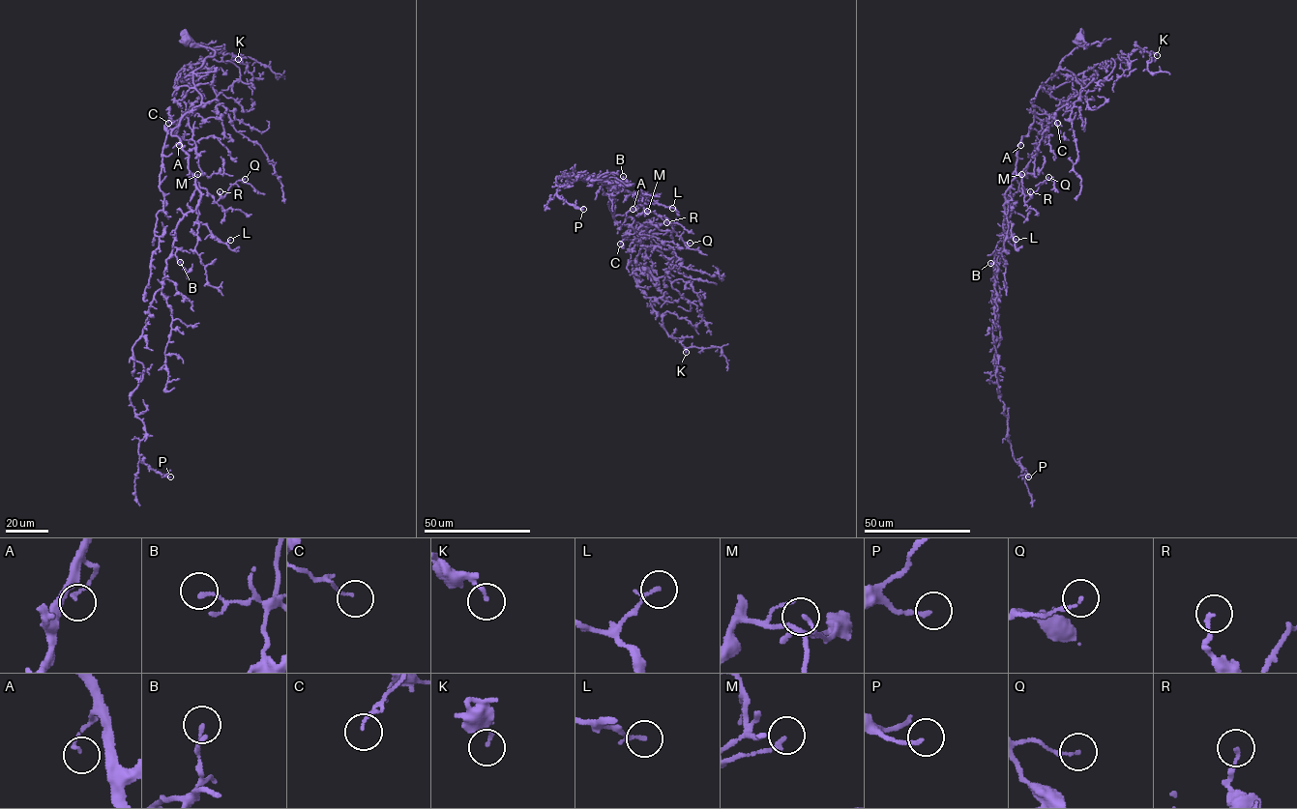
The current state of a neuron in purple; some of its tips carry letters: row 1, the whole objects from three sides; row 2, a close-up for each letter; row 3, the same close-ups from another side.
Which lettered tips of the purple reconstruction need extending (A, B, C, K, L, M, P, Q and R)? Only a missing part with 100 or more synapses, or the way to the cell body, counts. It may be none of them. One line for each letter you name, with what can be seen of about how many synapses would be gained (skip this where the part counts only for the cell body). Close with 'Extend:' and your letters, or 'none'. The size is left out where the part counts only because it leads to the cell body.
Extend: none

